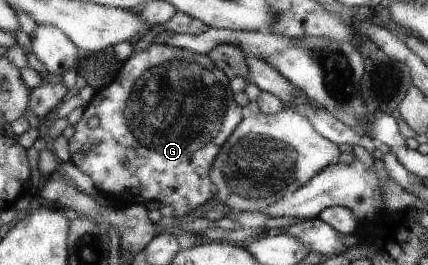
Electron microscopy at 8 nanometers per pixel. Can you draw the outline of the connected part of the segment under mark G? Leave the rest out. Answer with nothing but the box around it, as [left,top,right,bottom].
[68,43,243,220]

